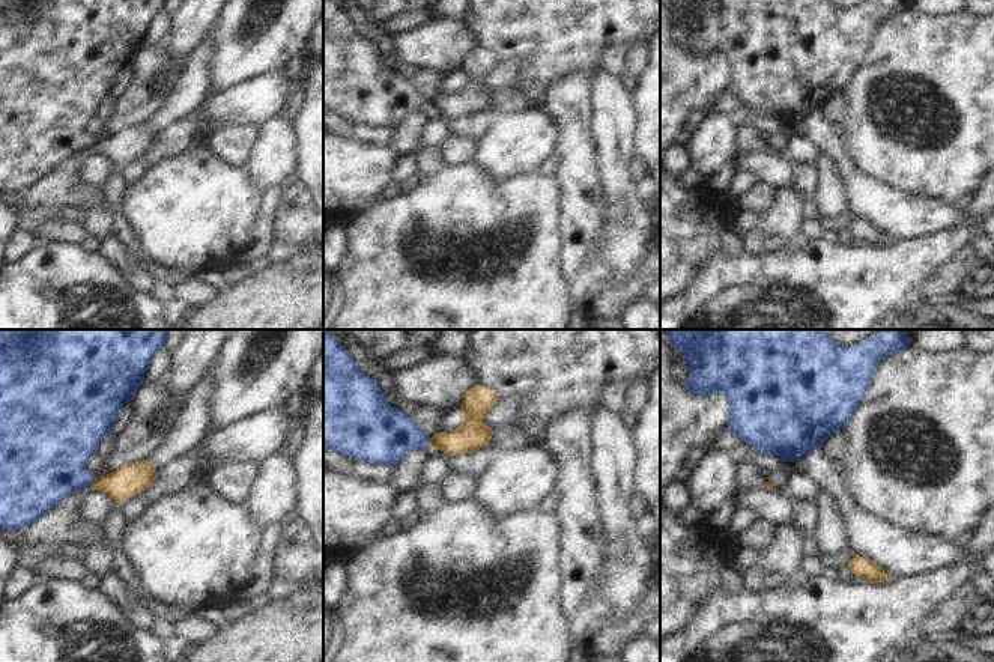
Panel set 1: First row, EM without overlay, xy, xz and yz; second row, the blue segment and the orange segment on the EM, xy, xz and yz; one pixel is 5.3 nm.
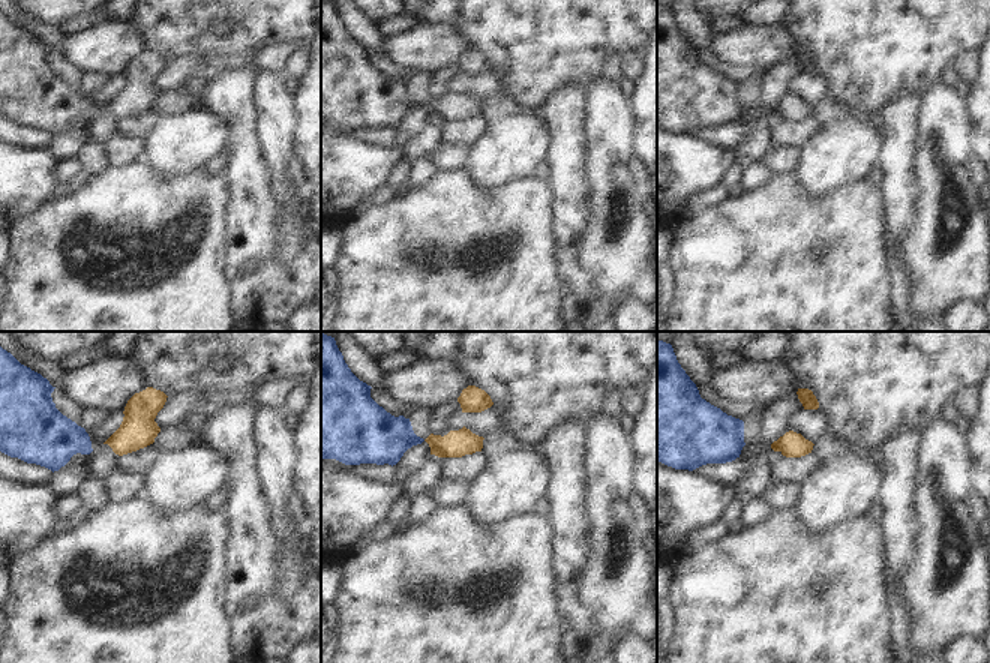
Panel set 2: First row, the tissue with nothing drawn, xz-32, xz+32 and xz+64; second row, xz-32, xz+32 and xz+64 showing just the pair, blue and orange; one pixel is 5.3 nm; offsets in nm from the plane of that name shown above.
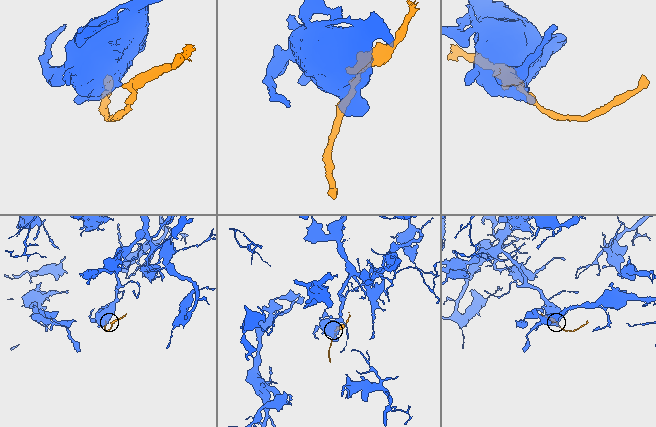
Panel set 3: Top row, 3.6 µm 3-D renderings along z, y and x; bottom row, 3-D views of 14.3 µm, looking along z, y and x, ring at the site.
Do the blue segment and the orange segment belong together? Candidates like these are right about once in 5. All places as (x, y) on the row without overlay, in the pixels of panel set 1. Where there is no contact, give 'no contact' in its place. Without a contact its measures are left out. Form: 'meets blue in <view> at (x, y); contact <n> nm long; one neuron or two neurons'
meets blue in xz at (429, 107); contact 70 nm long; two neurons

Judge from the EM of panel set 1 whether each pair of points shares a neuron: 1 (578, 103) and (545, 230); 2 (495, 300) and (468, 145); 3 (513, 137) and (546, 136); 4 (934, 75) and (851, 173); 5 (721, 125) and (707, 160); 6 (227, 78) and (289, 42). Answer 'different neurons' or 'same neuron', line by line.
1: different neurons
2: different neurons
3: same neuron
4: different neurons
5: same neuron
6: same neuron

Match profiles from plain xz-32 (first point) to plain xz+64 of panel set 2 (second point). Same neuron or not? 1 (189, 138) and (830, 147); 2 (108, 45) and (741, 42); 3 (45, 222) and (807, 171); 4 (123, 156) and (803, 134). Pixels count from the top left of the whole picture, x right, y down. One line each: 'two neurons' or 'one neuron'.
1: one neuron
2: one neuron
3: two neurons
4: two neurons

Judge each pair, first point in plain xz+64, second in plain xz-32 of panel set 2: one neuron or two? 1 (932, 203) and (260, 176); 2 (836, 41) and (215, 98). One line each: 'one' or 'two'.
1: two
2: two

